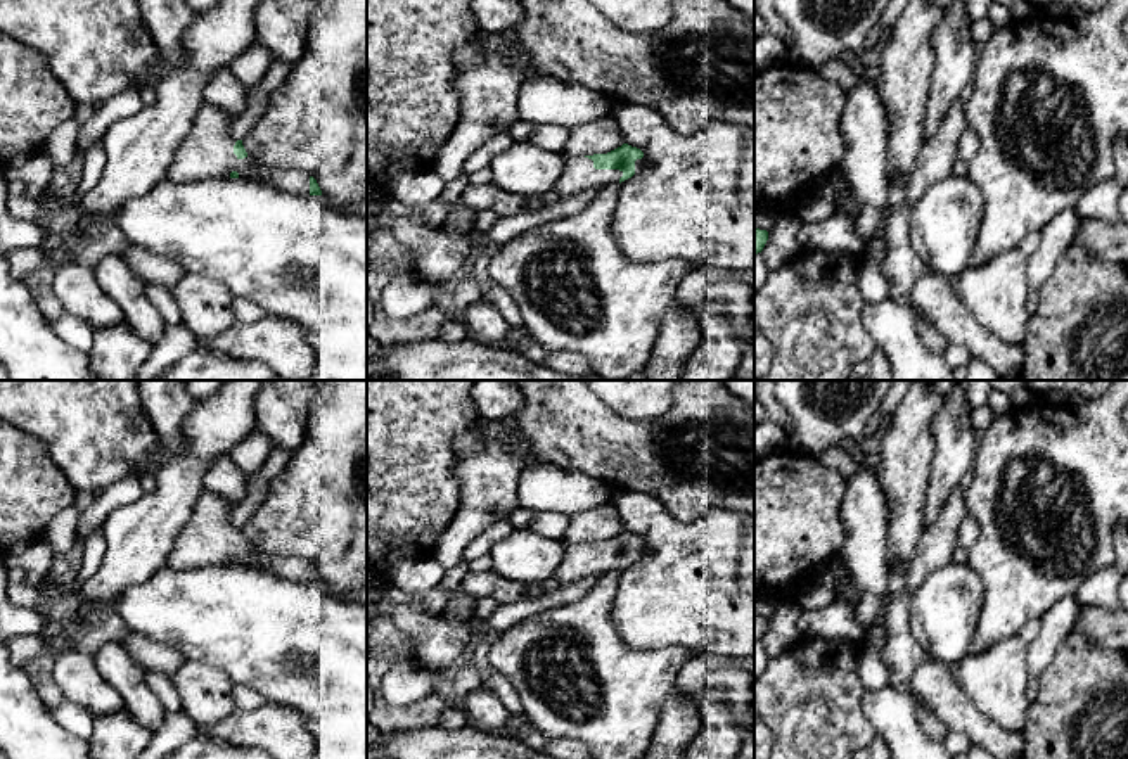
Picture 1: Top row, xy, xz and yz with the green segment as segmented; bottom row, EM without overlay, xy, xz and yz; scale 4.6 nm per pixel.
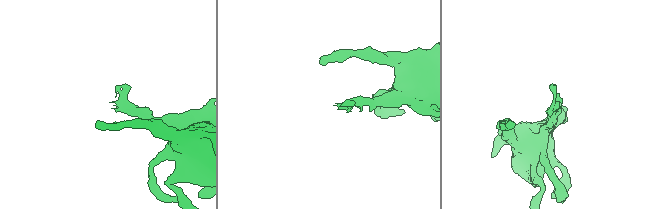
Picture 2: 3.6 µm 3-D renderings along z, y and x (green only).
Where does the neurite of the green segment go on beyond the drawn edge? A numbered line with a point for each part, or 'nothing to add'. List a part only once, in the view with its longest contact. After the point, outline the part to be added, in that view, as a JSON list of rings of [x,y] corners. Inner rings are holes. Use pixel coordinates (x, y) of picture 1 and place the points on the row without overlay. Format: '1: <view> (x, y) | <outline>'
1: xz (578, 562) | [[[566,545],[564,558],[554,572],[559,584],[576,583],[588,576],[602,576],[609,571],[619,571],[623,558],[619,557],[595,557],[593,548],[580,545]]]

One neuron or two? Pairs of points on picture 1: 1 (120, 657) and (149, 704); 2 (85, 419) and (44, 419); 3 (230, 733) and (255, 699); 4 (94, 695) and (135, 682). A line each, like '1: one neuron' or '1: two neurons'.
1: one neuron
2: one neuron
3: two neurons
4: two neurons

